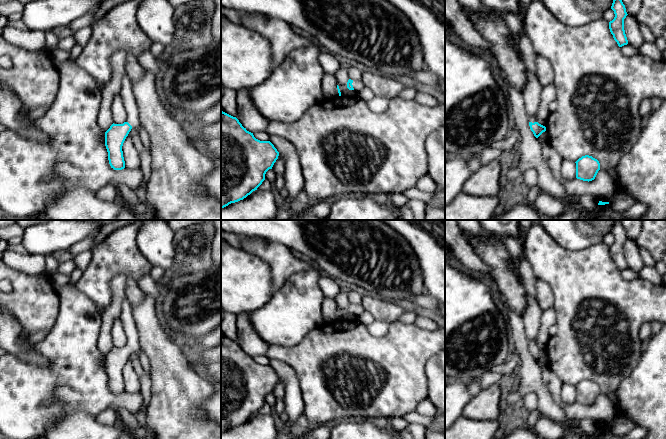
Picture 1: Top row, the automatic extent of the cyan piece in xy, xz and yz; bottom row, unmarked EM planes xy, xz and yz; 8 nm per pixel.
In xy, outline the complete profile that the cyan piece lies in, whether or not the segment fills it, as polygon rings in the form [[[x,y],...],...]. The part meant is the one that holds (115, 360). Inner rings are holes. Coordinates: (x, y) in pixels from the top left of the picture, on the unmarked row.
[[[127,298],[122,302],[119,318],[127,337],[127,345],[123,348],[113,347],[105,356],[105,370],[108,376],[108,384],[111,392],[114,394],[125,392],[122,370],[131,353],[139,350],[139,334],[131,304]]]

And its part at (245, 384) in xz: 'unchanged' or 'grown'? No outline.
unchanged

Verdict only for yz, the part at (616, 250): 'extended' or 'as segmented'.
as segmented

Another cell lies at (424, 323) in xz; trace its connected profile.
[[[419,315],[417,316],[414,324],[418,326],[419,328],[427,330],[427,331],[435,331],[440,328],[439,325],[435,321],[426,317],[421,317]]]

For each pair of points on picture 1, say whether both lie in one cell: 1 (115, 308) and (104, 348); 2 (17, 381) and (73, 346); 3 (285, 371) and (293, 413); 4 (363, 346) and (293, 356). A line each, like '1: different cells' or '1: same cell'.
1: same cell
2: same cell
3: same cell
4: same cell

